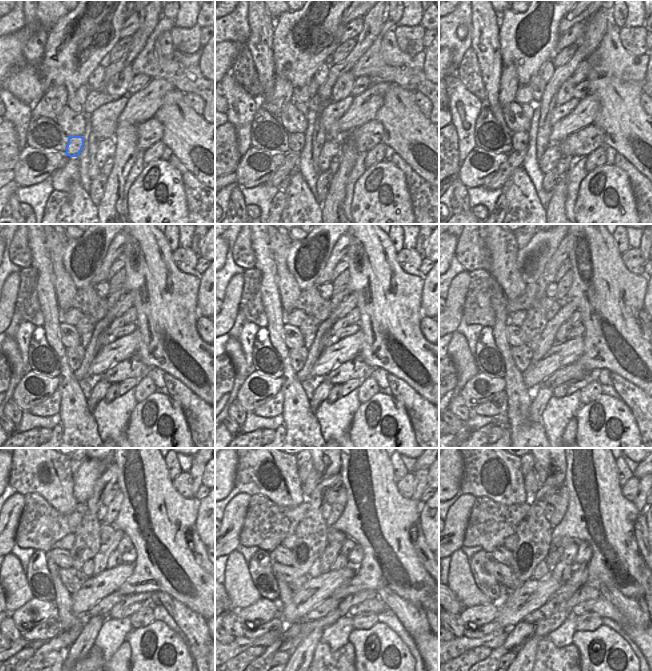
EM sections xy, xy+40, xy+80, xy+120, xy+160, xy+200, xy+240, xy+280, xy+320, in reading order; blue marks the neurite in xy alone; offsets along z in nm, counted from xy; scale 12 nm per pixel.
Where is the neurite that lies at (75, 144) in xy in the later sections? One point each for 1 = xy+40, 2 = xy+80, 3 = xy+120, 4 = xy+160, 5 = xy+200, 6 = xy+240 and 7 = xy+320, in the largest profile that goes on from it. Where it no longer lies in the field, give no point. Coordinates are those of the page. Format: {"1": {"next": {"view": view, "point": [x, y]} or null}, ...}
{"1": {"next": {"view": "xy+40", "point": [296, 140]}}, "2": {"next": {"view": "xy+80", "point": [520, 140]}}, "3": {"next": {"view": "xy+120", "point": [75, 355]}}, "4": {"next": {"view": "xy+160", "point": [298, 356]}}, "5": {"next": {"view": "xy+200", "point": [522, 355]}}, "6": {"next": {"view": "xy+240", "point": [73, 579]}}, "7": {"next": {"view": "xy+320", "point": [503, 573]}}}

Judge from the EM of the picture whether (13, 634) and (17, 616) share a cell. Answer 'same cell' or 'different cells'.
different cells

